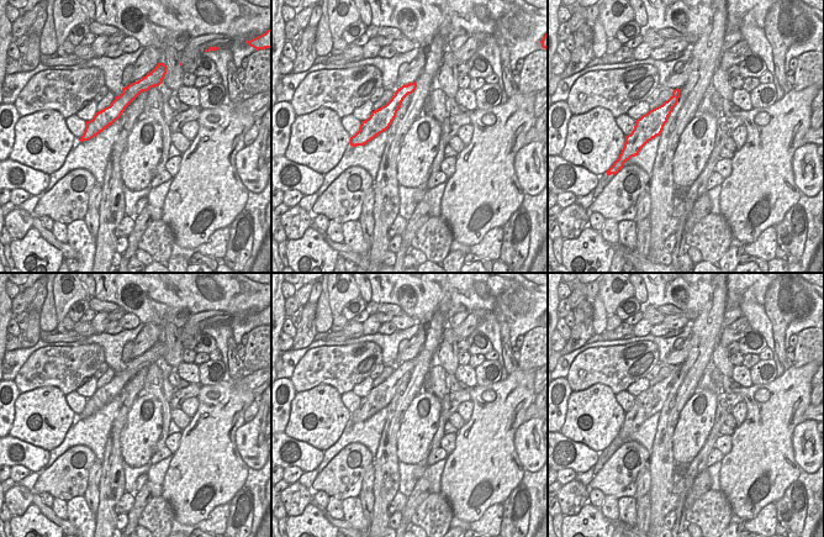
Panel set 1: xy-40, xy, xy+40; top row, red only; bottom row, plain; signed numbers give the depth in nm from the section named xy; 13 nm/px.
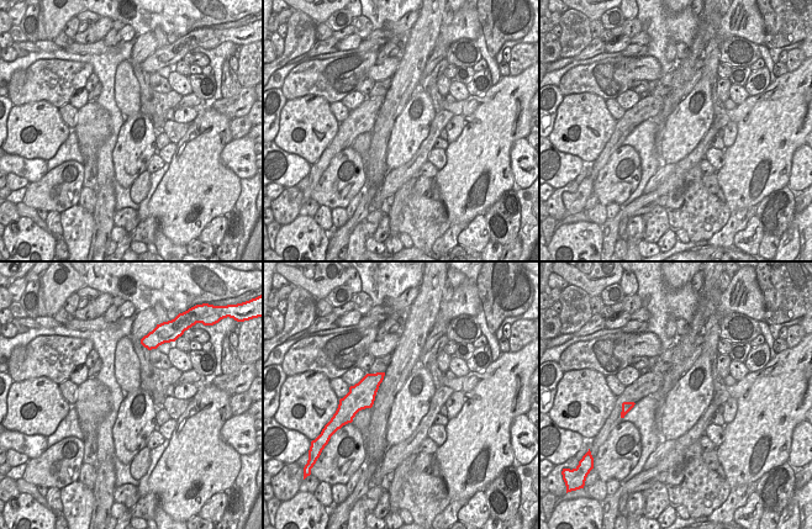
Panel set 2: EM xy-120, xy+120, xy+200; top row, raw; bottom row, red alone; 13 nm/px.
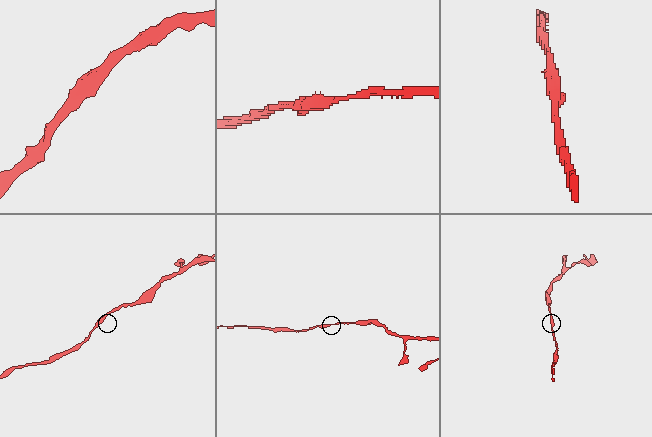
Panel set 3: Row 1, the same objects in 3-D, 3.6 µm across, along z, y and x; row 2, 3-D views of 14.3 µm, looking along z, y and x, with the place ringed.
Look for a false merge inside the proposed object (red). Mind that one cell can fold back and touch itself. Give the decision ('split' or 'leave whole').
leave whole

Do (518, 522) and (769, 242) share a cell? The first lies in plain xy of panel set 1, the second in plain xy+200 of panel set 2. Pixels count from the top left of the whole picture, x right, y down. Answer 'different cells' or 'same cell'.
different cells

